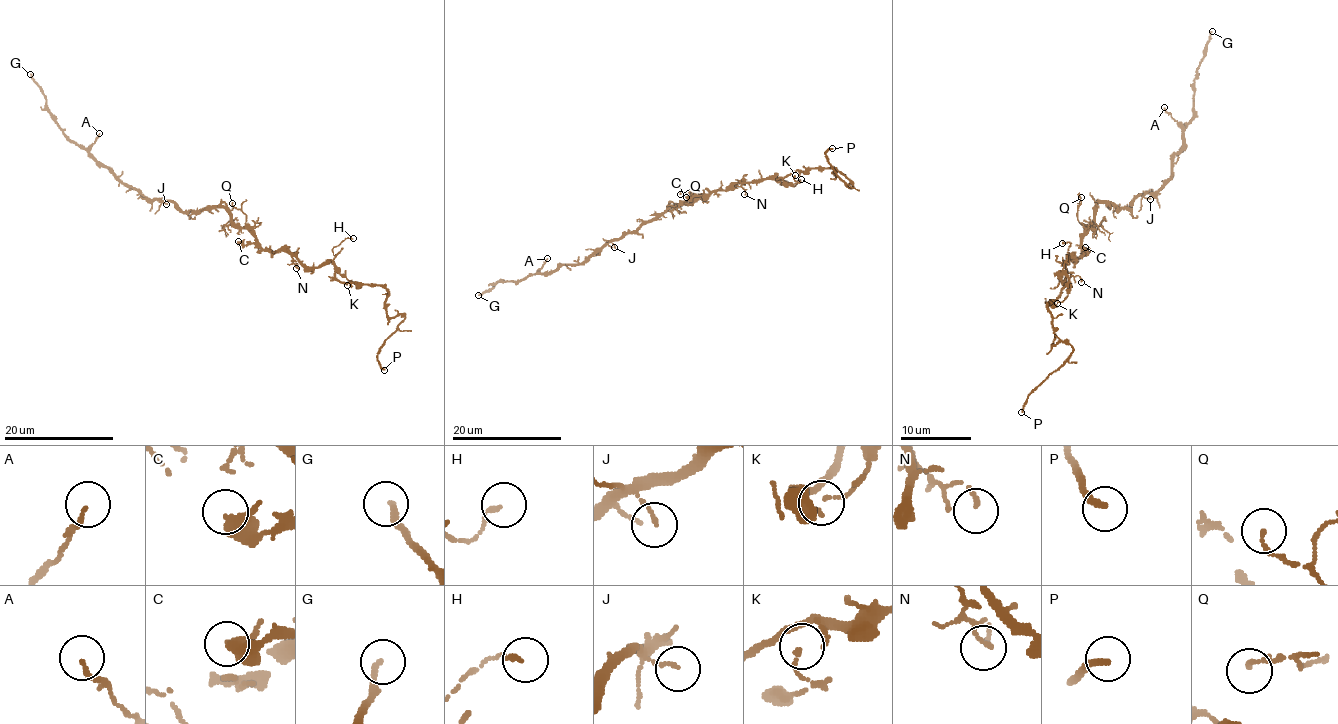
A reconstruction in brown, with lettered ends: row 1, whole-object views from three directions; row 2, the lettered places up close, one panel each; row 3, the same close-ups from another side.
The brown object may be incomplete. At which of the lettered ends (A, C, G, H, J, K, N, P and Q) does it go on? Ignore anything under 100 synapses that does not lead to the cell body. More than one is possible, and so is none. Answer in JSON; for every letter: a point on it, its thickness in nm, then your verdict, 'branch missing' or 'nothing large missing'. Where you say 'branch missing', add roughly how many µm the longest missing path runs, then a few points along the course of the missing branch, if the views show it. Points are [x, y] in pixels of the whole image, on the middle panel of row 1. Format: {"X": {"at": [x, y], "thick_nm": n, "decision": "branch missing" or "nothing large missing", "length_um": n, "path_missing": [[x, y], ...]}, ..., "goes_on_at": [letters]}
{"A": {"at": [547, 258], "thick_nm": 120, "decision": "nothing large missing"}, "C": {"at": [686, 197], "thick_nm": 340, "decision": "nothing large missing"}, "G": {"at": [478, 295], "thick_nm": 180, "decision": "nothing large missing"}, "H": {"at": [801, 179], "thick_nm": 130, "decision": "nothing large missing"}, "J": {"at": [614, 247], "thick_nm": 100, "decision": "nothing large missing"}, "K": {"at": [795, 175], "thick_nm": 100, "decision": "nothing large missing"}, "N": {"at": [744, 194], "thick_nm": 110, "decision": "nothing large missing"}, "P": {"at": [832, 148], "thick_nm": 220, "decision": "branch missing", "length_um": 10, "path_missing": [[832, 148], [847, 150], [858, 145]]}, "Q": {"at": [680, 194], "thick_nm": 130, "decision": "nothing large missing"}, "goes_on_at": ["P"]}

